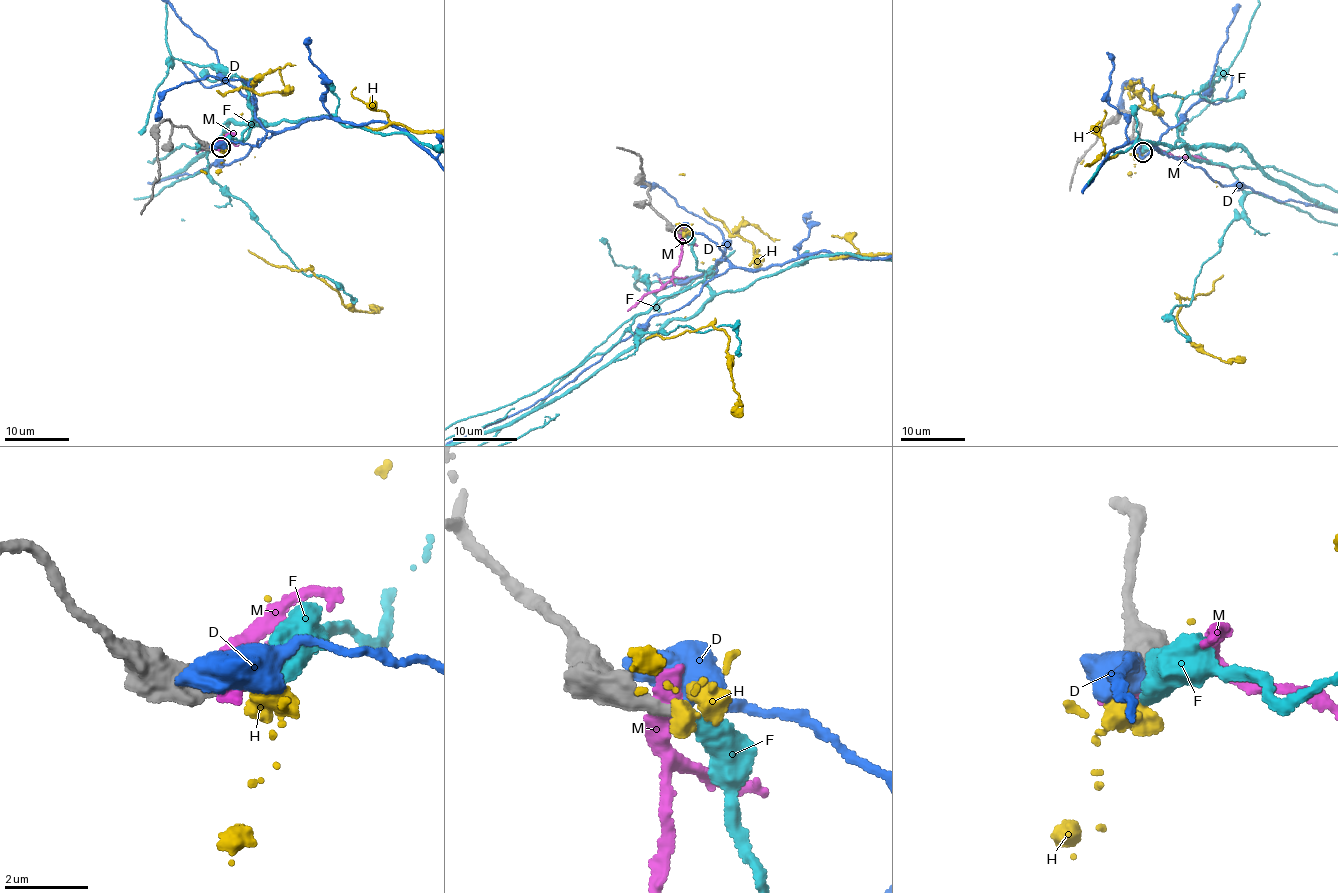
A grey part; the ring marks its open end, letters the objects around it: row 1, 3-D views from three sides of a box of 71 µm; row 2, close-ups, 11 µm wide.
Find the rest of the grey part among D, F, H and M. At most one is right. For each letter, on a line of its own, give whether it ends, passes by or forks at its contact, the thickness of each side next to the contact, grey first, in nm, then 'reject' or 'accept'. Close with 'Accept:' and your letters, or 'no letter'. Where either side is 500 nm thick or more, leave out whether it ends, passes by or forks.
D: 320 nm thick on the grey side, 550 nm on the other; reject
F: it ends there; 320 nm thick on the grey side, 320 nm on the other; accept
H: 280 nm thick on the grey side, 600 nm on the other; reject
M: 500 nm thick on the grey side, 440 nm on the other; reject
Accept: F

